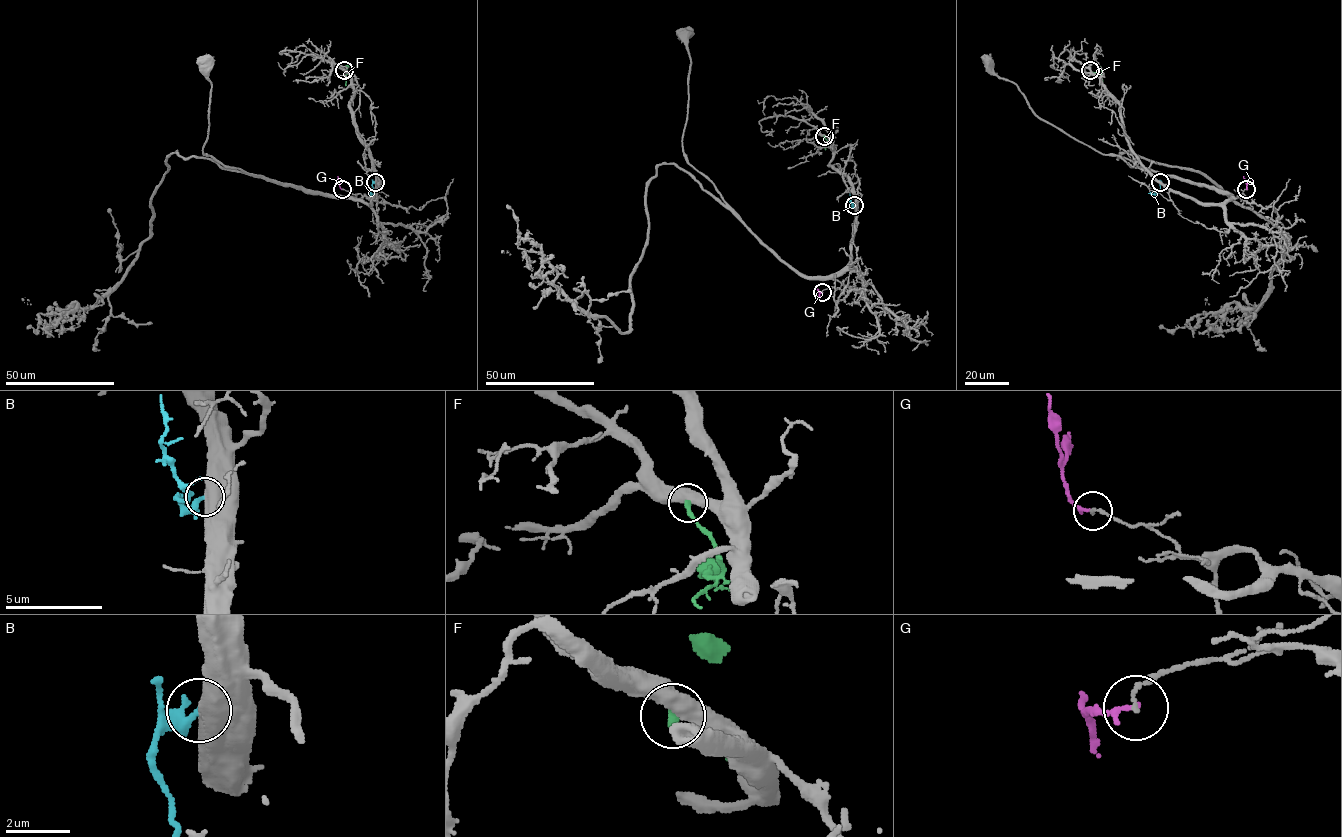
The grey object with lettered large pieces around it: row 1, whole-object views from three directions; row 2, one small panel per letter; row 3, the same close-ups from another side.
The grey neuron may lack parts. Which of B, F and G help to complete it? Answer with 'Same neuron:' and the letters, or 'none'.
Same neuron: none

